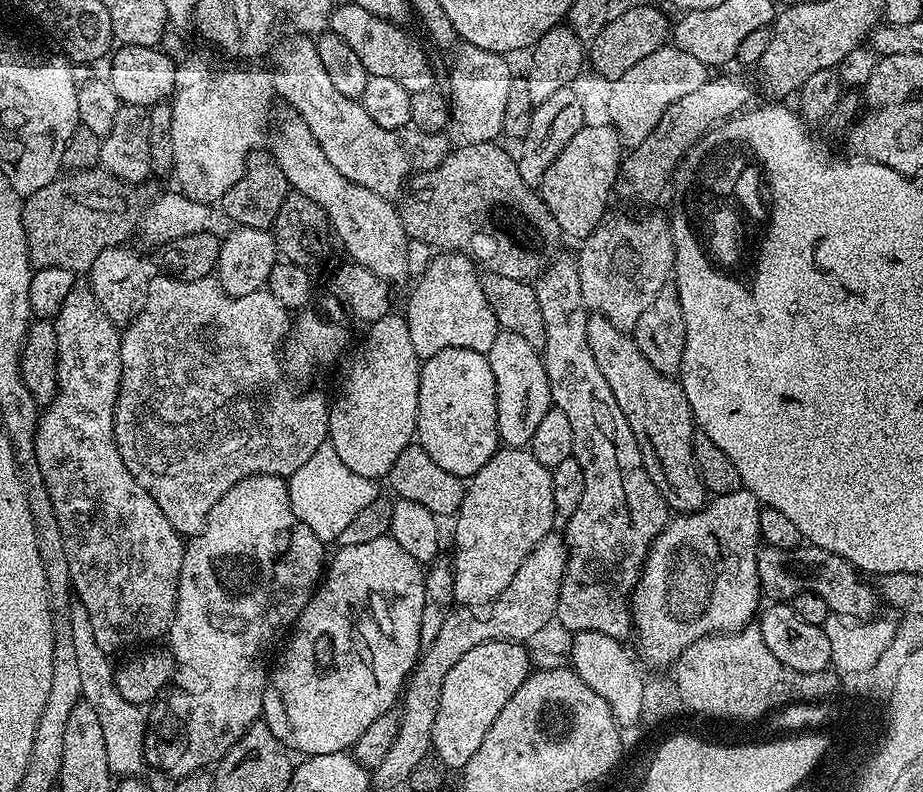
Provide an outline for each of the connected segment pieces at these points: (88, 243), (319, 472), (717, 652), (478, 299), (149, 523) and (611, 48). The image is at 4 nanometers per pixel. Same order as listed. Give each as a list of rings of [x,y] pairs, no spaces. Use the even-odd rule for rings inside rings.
[[[97,166],[61,174],[54,182],[50,182],[50,186],[42,186],[42,190],[34,190],[34,194],[23,197],[20,206],[22,226],[26,232],[28,253],[33,265],[36,268],[58,266],[62,270],[70,270],[73,274],[87,273],[94,258],[98,258],[102,250],[127,245],[128,239],[135,232],[137,235],[146,209],[145,201],[140,201],[140,191],[137,185],[114,178],[114,174]]]
[[[325,442],[314,450],[314,454],[294,474],[287,477],[290,506],[294,514],[318,539],[325,542],[335,542],[338,534],[348,525],[370,502],[374,502],[378,495],[376,480],[354,474],[353,470],[345,465],[334,446]]]
[[[756,626],[694,642],[676,659],[674,671],[676,694],[683,707],[685,704],[704,716],[729,716],[732,720],[756,720],[788,704],[823,701],[838,688],[835,671],[799,672],[782,666],[782,662],[770,654],[766,642],[762,642]]]
[[[440,252],[433,255],[430,266],[415,281],[408,296],[410,340],[420,358],[438,354],[442,350],[461,348],[487,354],[494,346],[494,338],[502,331],[482,294],[481,273],[477,265],[461,252]]]
[[[78,282],[66,294],[66,302],[56,311],[54,317],[56,325],[56,337],[58,338],[58,362],[56,363],[56,393],[51,402],[41,411],[39,420],[36,421],[36,437],[34,438],[34,454],[38,462],[38,478],[46,486],[48,497],[52,503],[52,509],[56,515],[56,521],[62,534],[62,542],[66,550],[66,566],[70,570],[72,579],[72,591],[75,599],[86,606],[86,614],[90,614],[90,626],[94,626],[94,642],[102,646],[102,650],[109,654],[115,654],[119,648],[128,648],[131,644],[135,646],[144,646],[149,642],[156,640],[165,635],[172,619],[176,613],[176,591],[178,590],[178,578],[182,570],[182,558],[186,547],[185,541],[180,533],[166,522],[166,514],[142,490],[140,483],[126,470],[126,462],[122,462],[122,454],[118,454],[118,446],[114,438],[114,410],[116,409],[116,399],[120,393],[120,379],[122,378],[122,366],[120,365],[120,338],[121,329],[110,318],[106,318],[106,310],[98,306],[98,298],[94,298],[92,285],[87,282]]]
[[[636,4],[620,14],[616,13],[606,26],[589,43],[588,62],[591,69],[610,82],[621,77],[635,63],[662,48],[670,36],[670,20],[658,8],[648,4]]]

